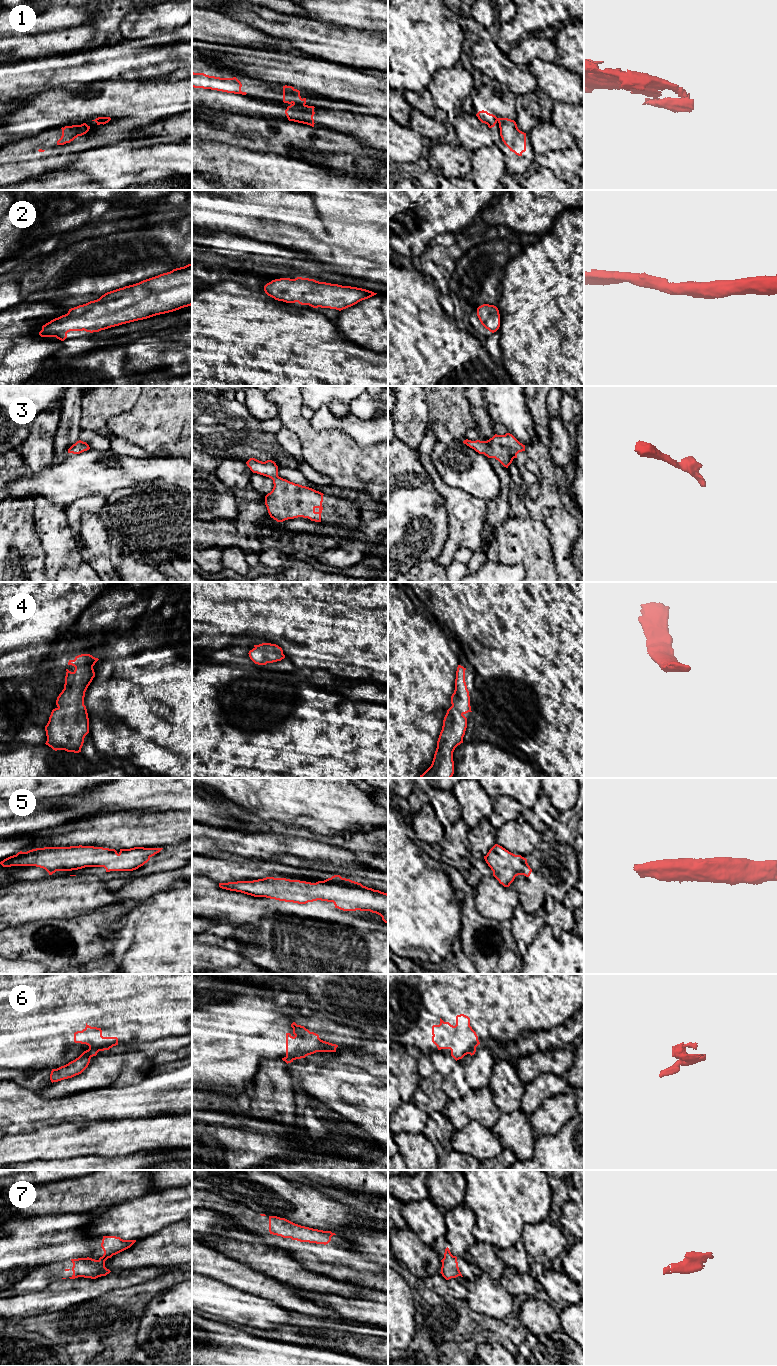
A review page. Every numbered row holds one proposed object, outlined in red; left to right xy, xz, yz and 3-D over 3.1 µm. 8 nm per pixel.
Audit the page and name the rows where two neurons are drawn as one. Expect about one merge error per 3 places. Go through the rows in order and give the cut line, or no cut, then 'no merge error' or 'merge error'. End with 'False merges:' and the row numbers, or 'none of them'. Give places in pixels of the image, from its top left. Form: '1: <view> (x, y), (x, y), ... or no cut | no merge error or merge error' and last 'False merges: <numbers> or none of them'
1: xz (293, 102), (304, 104) | merge error
2: no cut | no merge error
3: no cut | no merge error
4: no cut | no merge error
5: no cut | no merge error
6: xy (89, 1048), (94, 1048), (98, 1051) | merge error
7: no cut | no merge error
False merges: 1, 6

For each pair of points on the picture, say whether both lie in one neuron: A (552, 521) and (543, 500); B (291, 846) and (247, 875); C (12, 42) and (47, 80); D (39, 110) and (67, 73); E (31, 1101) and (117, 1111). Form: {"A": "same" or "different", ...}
{"A": "same", "B": "different", "C": "different", "D": "different", "E": "same"}

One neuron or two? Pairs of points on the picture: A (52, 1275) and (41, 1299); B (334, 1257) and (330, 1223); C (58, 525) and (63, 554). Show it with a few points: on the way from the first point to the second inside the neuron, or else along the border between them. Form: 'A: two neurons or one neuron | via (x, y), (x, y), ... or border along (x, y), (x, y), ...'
A: two neurons | border along (61, 1278), (53, 1280), (45, 1288), (36, 1291)
B: two neurons | border along (308, 1226), (331, 1232)
C: one neuron | via (58, 532), (60, 547)

